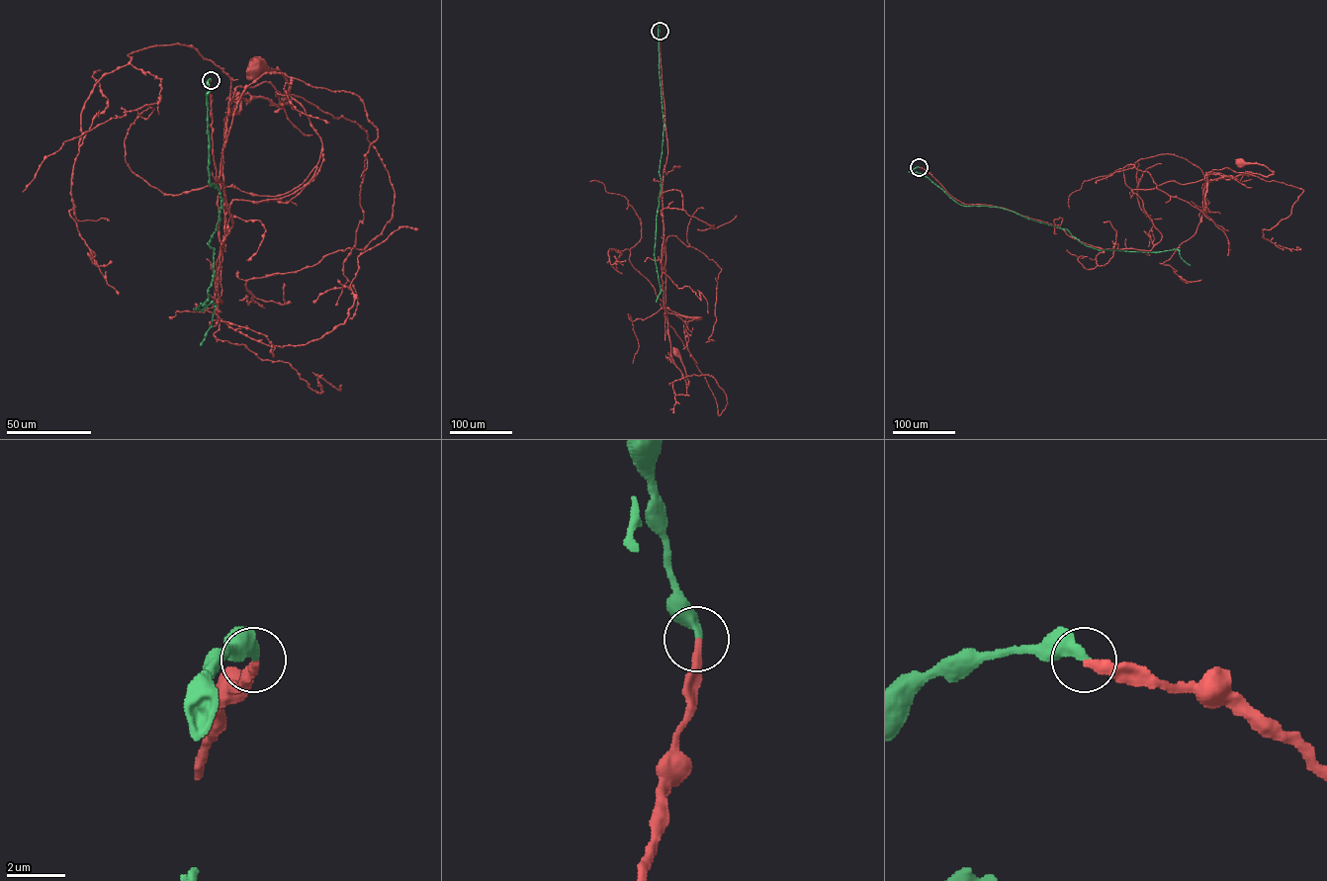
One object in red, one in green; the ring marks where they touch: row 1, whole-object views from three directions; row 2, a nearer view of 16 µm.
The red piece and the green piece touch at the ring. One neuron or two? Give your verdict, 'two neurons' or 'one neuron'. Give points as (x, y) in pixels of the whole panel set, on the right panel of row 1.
one neuron

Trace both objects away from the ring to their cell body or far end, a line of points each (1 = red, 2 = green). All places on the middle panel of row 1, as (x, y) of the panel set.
1: (660, 31), (667, 147), (661, 262), (662, 274), (664, 244), (670, 354), (687, 385), (676, 352)
2: (660, 31), (663, 127), (654, 257), (661, 291), (656, 302)

